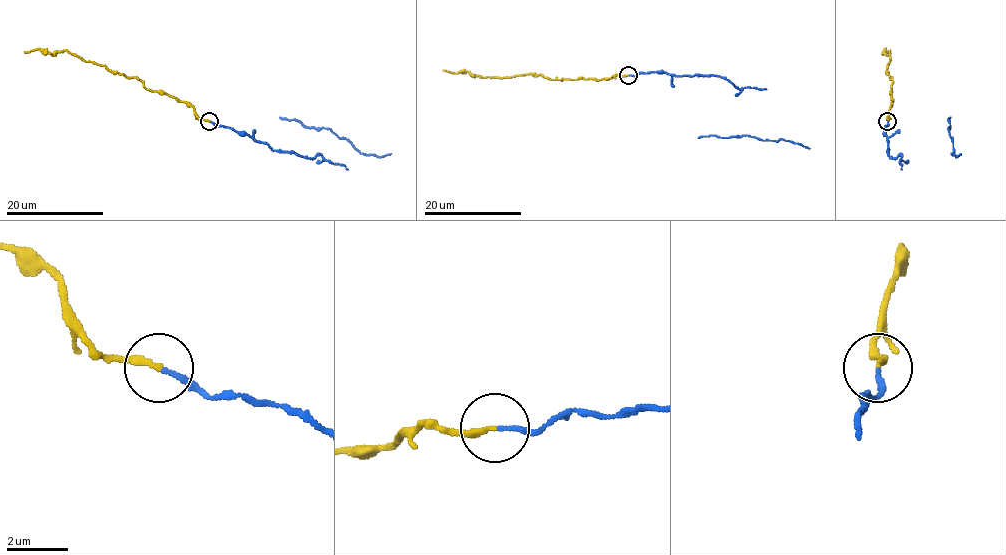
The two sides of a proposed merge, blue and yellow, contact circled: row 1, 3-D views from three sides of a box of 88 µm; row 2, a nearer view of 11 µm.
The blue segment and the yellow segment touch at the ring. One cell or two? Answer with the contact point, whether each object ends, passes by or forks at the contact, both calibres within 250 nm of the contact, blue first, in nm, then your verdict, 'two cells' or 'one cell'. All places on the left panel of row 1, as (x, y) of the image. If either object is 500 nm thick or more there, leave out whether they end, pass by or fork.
(209, 121) | blue ends | yellow ends | 150/200 nm | two cells

